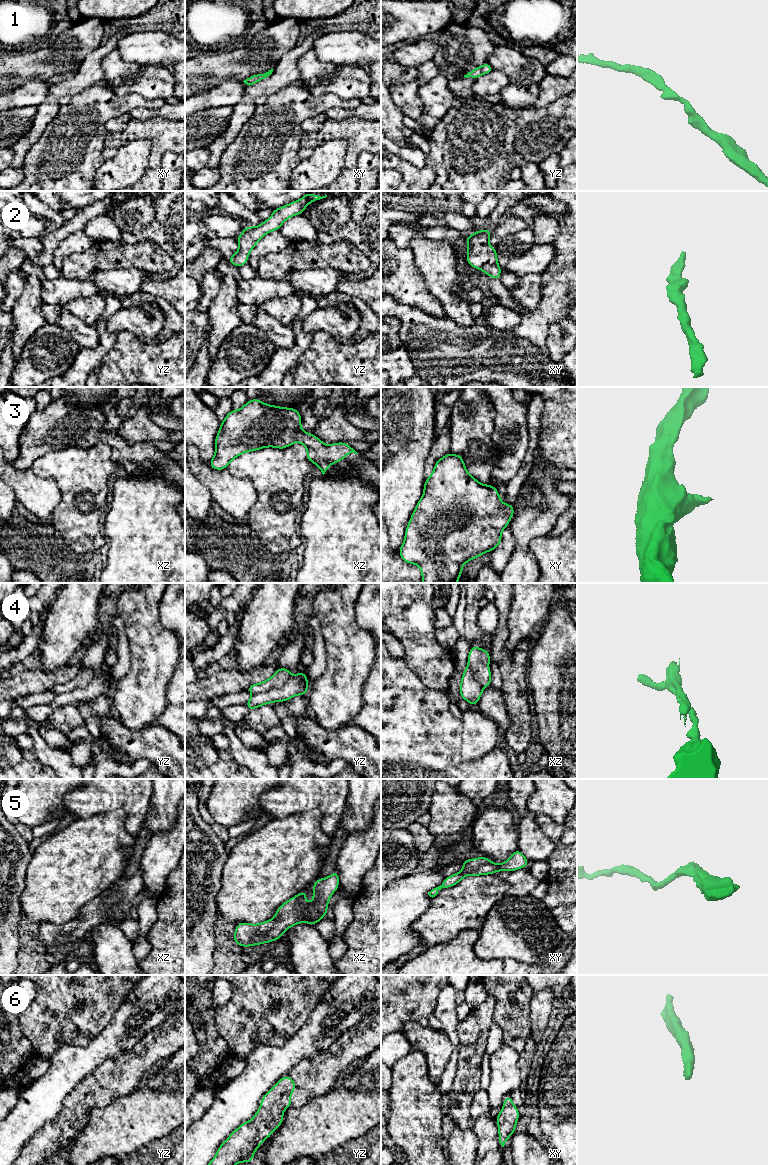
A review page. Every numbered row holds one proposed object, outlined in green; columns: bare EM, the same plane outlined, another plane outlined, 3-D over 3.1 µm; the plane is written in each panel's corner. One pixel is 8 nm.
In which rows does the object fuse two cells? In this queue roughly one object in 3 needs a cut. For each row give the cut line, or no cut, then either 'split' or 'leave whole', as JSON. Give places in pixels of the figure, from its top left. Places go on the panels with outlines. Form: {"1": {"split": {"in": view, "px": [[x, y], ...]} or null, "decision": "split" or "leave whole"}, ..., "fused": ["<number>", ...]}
{"1": {"split": null, "decision": "leave whole"}, "2": {"split": null, "decision": "leave whole"}, "3": {"split": null, "decision": "leave whole"}, "4": {"split": {"in": "yz", "px": [[290, 676], [281, 686], [269, 688], [252, 695]]}, "decision": "split"}, "5": {"split": null, "decision": "leave whole"}, "6": {"split": null, "decision": "leave whole"}, "fused": ["4"]}

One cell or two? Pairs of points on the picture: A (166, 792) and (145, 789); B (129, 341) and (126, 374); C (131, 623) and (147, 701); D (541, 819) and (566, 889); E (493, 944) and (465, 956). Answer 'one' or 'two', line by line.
A: two
B: one
C: one
D: one
E: two

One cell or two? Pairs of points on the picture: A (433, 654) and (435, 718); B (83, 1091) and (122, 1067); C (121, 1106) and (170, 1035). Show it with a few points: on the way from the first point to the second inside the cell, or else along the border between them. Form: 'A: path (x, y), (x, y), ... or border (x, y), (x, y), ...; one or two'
A: border (416, 675), (426, 686), (446, 691); two
B: path (93, 1091), (100, 1085), (104, 1085), (112, 1077); one
C: border (138, 1087), (127, 1094), (115, 1096), (110, 1102); two

